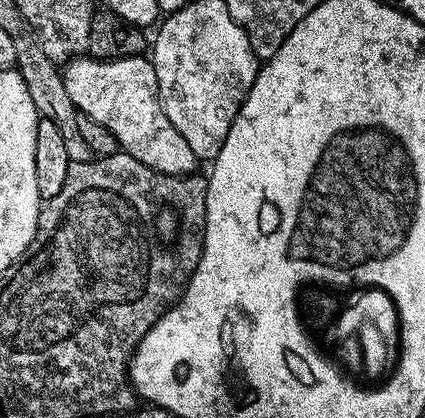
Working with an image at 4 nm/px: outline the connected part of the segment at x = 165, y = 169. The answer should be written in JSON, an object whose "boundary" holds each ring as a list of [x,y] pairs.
{"boundary":[[[147,55],[117,60],[75,58],[63,65],[62,75],[66,94],[70,94],[70,102],[77,113],[106,126],[106,130],[114,134],[117,145],[138,158],[138,162],[167,176],[190,176],[197,171],[194,150],[190,150],[186,138],[174,130],[170,118],[166,118],[162,110],[158,78]]]}

